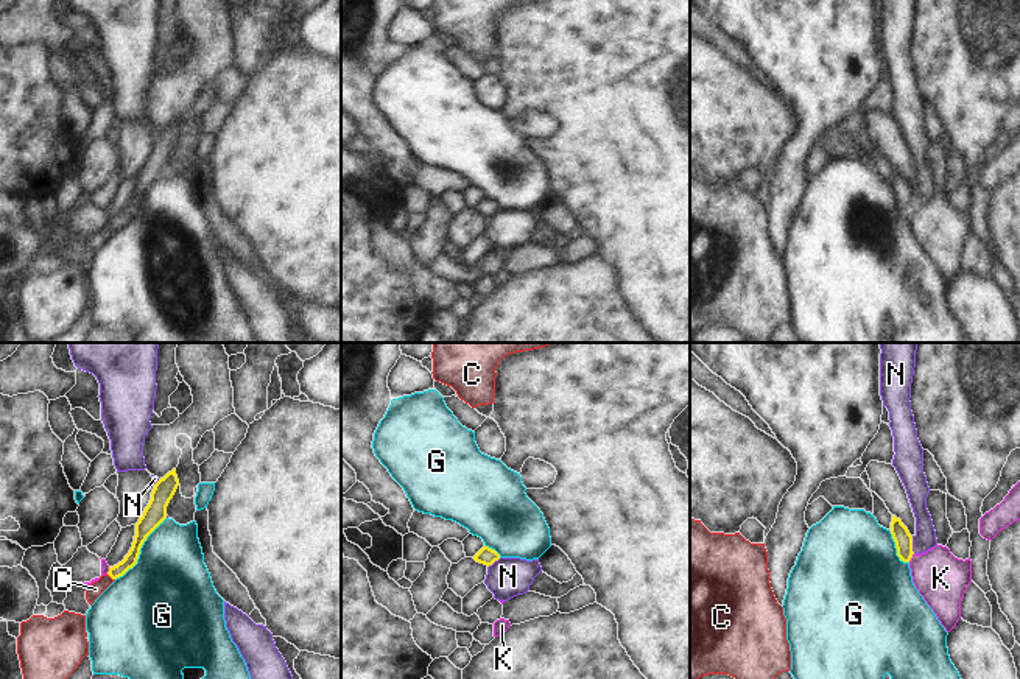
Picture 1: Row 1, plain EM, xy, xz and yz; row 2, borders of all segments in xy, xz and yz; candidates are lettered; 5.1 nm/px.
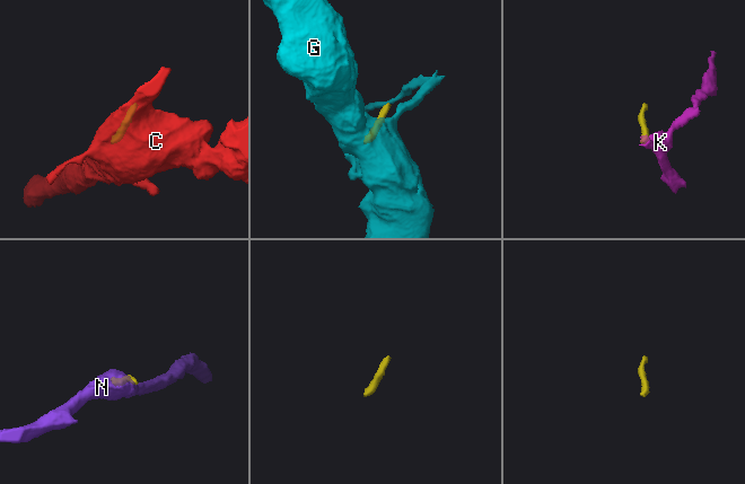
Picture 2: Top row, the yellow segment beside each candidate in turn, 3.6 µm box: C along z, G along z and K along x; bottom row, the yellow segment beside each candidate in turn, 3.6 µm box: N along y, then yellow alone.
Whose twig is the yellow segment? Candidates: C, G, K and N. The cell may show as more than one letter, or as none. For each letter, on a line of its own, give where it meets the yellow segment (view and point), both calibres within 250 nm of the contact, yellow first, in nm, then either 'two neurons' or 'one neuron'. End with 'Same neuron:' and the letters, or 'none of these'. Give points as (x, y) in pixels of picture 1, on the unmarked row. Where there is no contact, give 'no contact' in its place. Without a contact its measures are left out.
C: contact xy (111, 228); calibres 70 and 80 nm; one neuron
G: contact xy (139, 201); calibres 110 and 420 nm; two neurons
K: contact yz (911, 207); calibres 100 and 260 nm; two neurons
N: contact yz (911, 197); calibres 100 and 110 nm; two neurons
Same neuron: C

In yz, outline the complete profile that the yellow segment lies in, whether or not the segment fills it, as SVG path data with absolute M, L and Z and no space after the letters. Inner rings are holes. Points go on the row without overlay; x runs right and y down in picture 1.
M892 167L891 185L895 193L897 207L900 209L900 212L909 213L914 206L913 187L909 185L908 179L902 174L902 171L895 167Z

